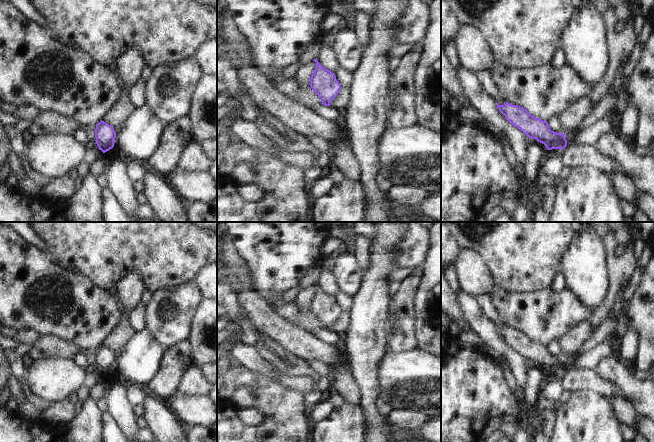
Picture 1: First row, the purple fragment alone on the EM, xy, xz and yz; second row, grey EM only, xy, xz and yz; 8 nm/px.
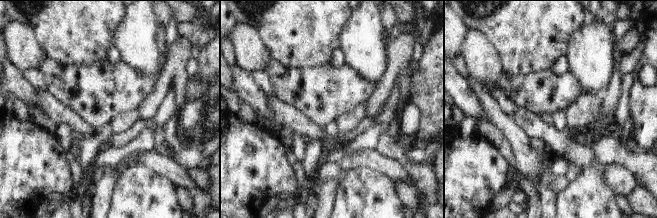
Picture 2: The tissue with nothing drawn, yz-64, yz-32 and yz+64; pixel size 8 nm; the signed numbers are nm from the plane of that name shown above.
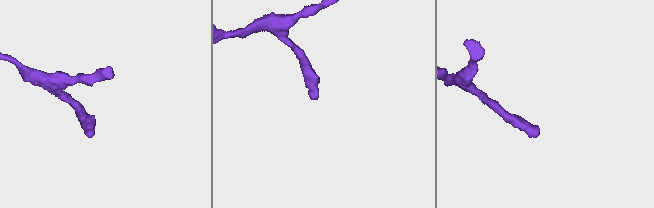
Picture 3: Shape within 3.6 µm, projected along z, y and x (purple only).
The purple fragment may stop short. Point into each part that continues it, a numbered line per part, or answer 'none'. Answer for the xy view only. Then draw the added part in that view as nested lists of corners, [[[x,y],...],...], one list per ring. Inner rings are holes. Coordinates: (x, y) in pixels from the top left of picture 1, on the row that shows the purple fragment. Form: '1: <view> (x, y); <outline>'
none

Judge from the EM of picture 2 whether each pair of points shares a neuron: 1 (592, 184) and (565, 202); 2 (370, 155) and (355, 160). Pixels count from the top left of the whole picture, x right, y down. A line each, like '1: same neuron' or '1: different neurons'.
1: same neuron
2: same neuron

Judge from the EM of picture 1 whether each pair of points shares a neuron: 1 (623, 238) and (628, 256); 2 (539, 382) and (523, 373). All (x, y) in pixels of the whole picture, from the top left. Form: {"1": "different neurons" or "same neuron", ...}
{"1": "different neurons", "2": "different neurons"}

